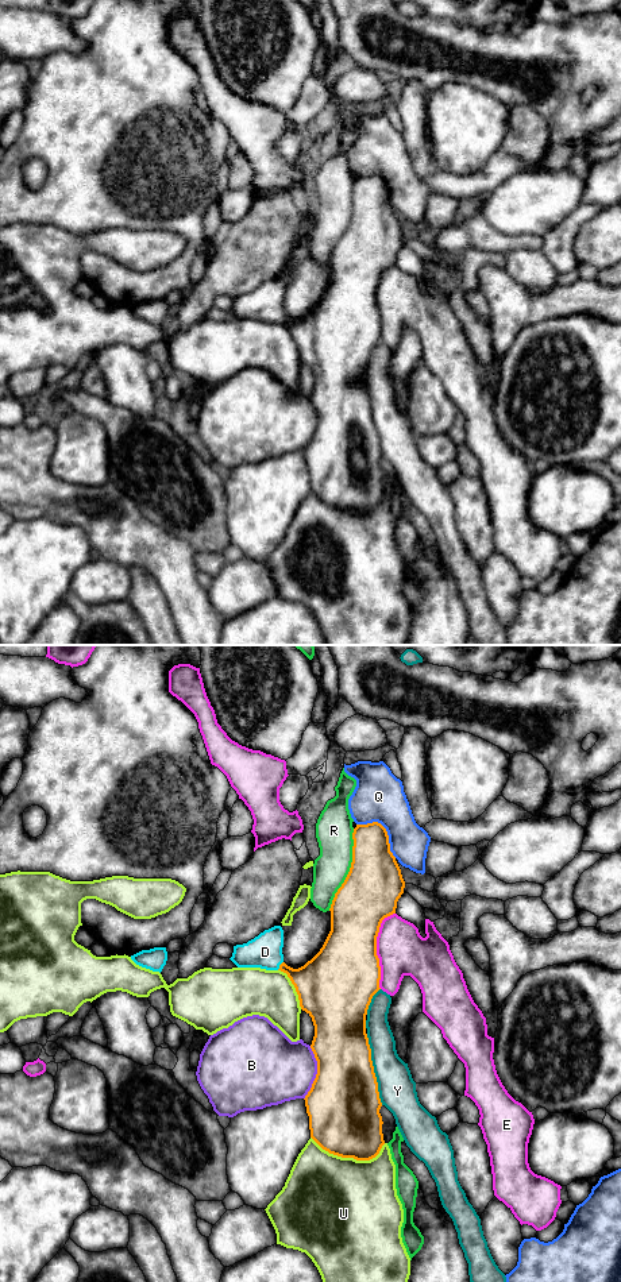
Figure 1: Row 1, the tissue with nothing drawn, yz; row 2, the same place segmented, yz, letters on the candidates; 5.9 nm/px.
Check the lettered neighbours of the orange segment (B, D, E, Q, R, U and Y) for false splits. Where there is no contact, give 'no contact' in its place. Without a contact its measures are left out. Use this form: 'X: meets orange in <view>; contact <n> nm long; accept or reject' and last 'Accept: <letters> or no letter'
B: meets orange in yz; contact 320 nm long; reject
D: meets orange in yz; contact 70 nm long; accept
E: meets orange in yz; contact 460 nm long; reject
Q: meets orange in yz; contact 320 nm long; reject
R: meets orange in yz; contact 500 nm long; reject
U: meets orange in yz; contact 440 nm long; reject
Y: meets orange in yz; contact 440 nm long; reject
Accept: D

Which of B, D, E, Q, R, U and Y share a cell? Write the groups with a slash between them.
B / D / E / Q / R / U / Y

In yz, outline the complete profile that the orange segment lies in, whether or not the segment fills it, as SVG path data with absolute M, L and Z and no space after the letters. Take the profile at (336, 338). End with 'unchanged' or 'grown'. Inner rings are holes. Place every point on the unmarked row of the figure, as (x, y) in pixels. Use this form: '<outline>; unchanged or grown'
M381 175L356 177L352 192L351 220L344 235L335 246L329 260L331 283L320 304L310 313L298 321L293 321L284 314L284 282L281 278L265 282L247 296L234 298L230 312L238 320L281 323L288 327L298 347L301 362L312 370L315 378L310 401L317 413L317 426L304 451L309 468L310 490L329 506L356 513L370 513L379 506L385 493L382 486L383 474L379 466L382 455L366 386L366 367L373 348L381 341L381 318L377 308L379 279L385 270L396 266L405 233L396 209L390 204L387 184Z; grown

